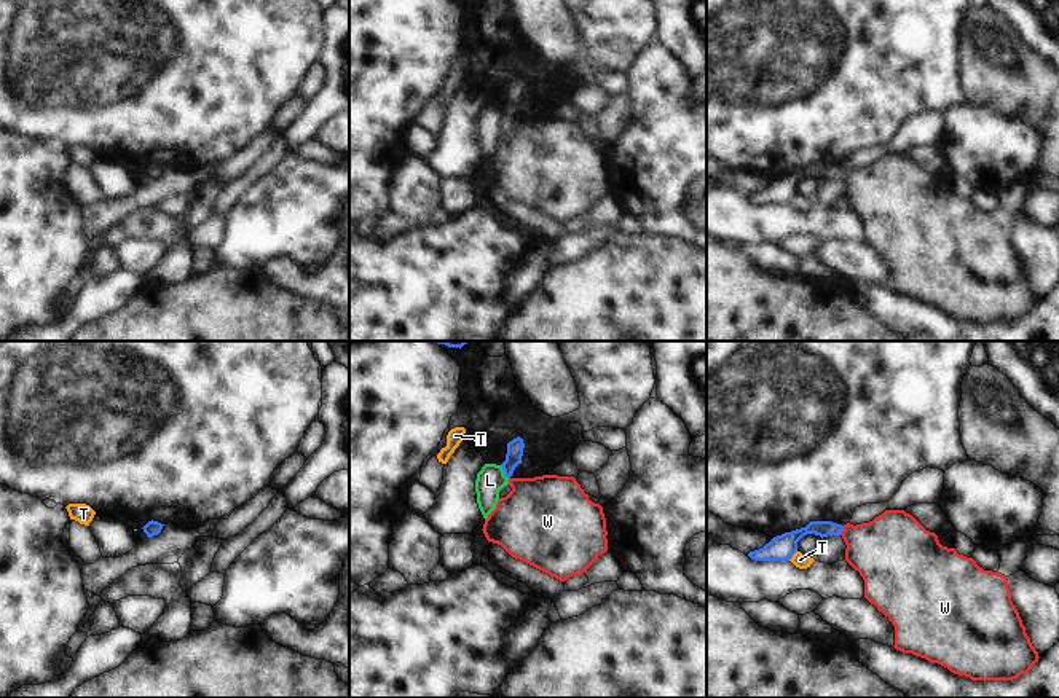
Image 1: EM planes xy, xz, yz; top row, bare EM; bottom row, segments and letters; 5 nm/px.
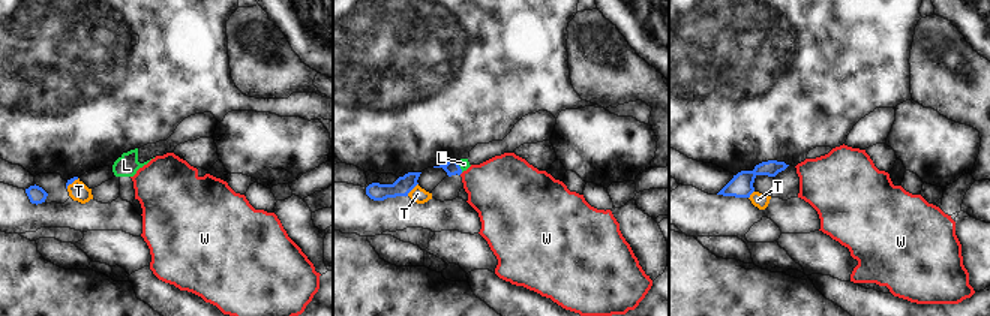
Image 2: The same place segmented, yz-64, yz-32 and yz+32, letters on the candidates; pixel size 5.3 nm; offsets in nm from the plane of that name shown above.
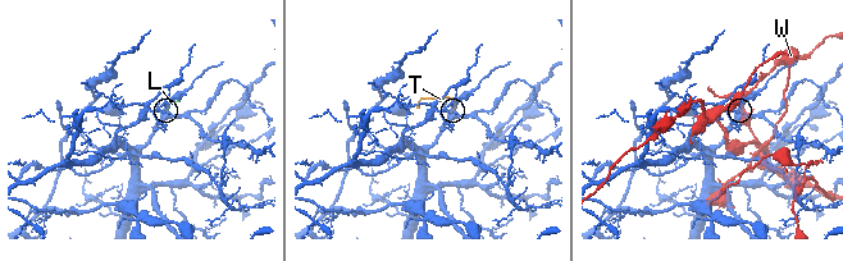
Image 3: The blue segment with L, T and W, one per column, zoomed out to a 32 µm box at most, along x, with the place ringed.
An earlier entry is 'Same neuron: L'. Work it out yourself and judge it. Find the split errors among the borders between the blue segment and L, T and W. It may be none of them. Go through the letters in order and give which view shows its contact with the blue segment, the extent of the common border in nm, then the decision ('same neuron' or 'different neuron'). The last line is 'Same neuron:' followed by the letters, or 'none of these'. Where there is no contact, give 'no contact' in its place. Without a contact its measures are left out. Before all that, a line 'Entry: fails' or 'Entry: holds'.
Entry: fails
L: xz | 90 nm | different neuron
T: yz | 70 nm | different neuron
W: yz | 50 nm | different neuron
Same neuron: none of these

